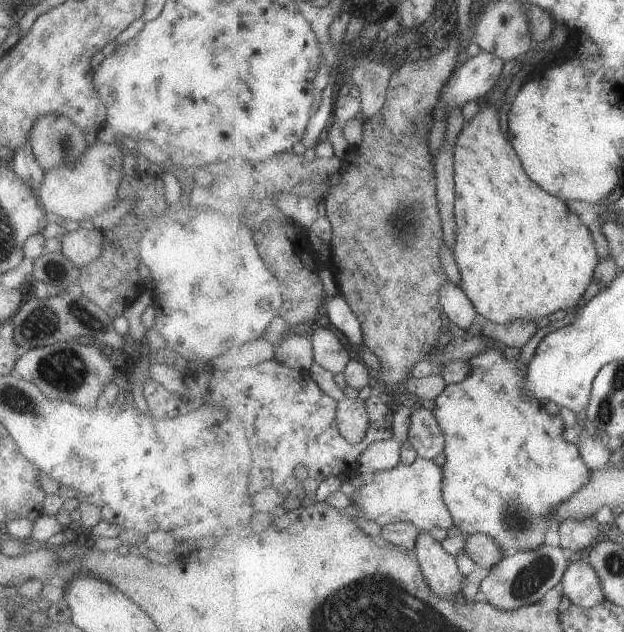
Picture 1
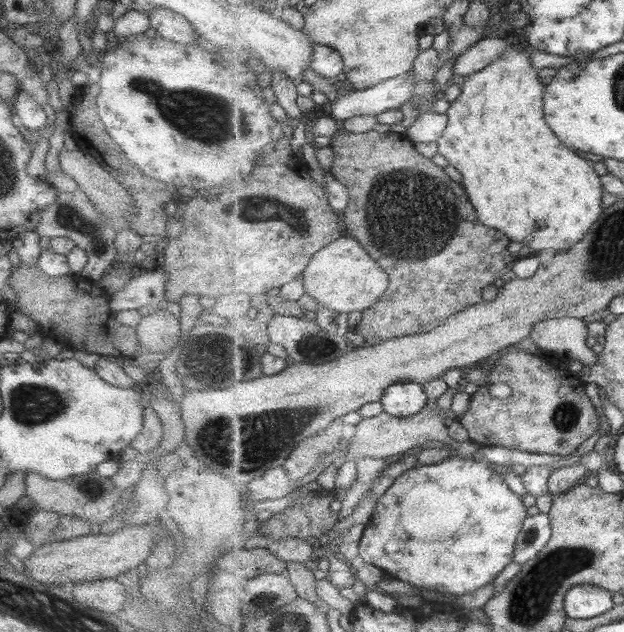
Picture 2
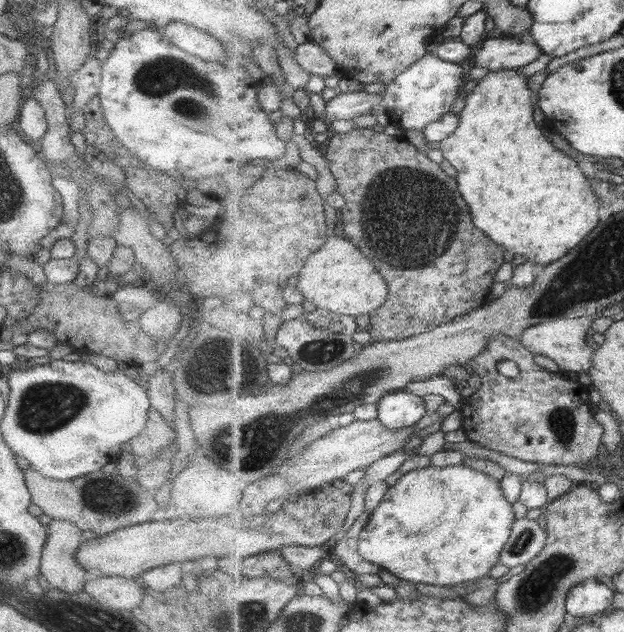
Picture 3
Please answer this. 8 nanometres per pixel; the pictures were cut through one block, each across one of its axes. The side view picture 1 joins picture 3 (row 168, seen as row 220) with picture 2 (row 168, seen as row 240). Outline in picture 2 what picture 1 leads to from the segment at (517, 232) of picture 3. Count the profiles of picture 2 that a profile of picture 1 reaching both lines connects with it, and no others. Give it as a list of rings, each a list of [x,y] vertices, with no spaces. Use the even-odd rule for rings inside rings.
[[[511,46],[507,48],[507,52],[499,57],[498,61],[492,62],[487,68],[481,72],[469,75],[465,78],[466,81],[462,83],[461,94],[450,103],[450,107],[446,112],[449,117],[449,126],[444,130],[444,135],[436,142],[438,146],[438,153],[440,153],[451,166],[454,166],[465,176],[463,186],[467,188],[467,194],[471,194],[471,202],[475,202],[475,210],[479,214],[479,220],[491,228],[502,230],[509,238],[515,242],[522,242],[529,247],[531,253],[543,254],[548,256],[559,251],[567,250],[574,244],[581,242],[587,236],[591,227],[599,220],[601,213],[604,211],[603,206],[603,192],[604,186],[602,183],[602,176],[595,172],[595,168],[591,162],[585,158],[581,158],[573,148],[565,146],[555,132],[549,128],[549,124],[543,120],[545,118],[544,110],[544,96],[546,93],[546,85],[539,80],[539,69],[534,66],[531,54],[527,54],[519,48],[519,46]]]

